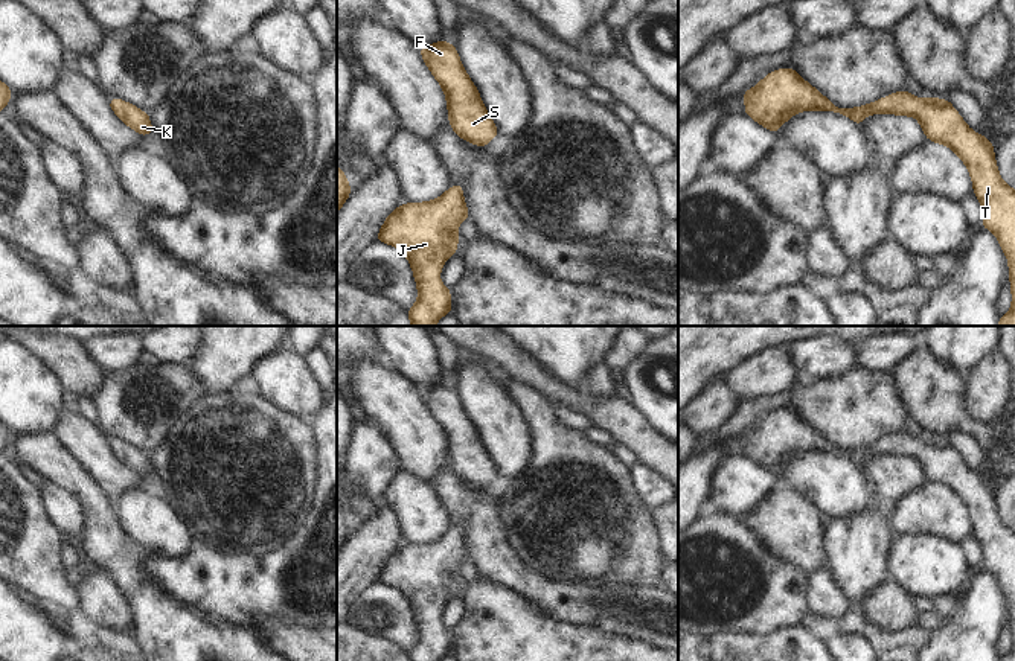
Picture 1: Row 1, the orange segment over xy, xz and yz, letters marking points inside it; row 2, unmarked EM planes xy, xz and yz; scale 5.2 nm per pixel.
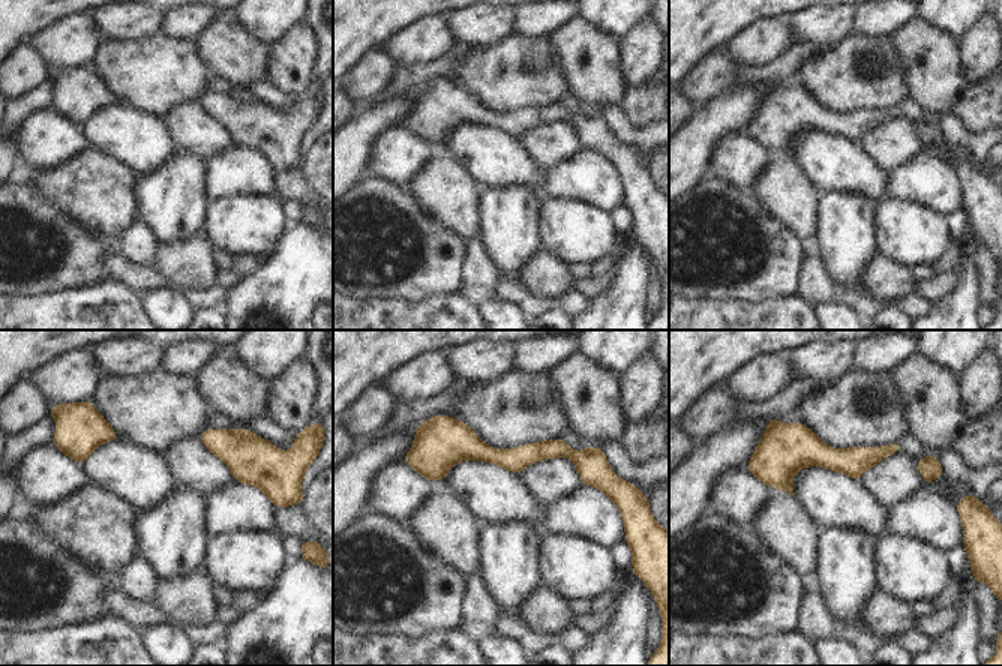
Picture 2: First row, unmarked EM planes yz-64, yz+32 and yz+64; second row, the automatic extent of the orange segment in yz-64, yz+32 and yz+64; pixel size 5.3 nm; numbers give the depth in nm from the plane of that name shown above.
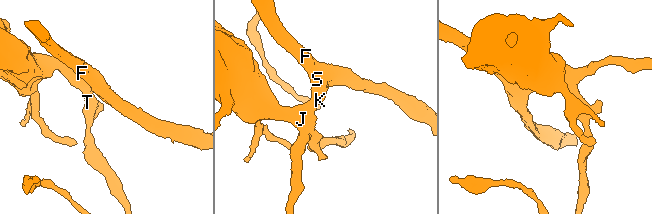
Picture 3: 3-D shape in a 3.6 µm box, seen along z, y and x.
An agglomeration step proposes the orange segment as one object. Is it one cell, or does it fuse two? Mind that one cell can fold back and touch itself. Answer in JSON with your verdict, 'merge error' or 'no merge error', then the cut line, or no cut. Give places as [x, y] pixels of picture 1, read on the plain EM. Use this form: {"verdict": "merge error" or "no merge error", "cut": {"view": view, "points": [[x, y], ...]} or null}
{"verdict": "no merge error", "cut": null}

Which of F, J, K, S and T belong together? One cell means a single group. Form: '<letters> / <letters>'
F J K S T

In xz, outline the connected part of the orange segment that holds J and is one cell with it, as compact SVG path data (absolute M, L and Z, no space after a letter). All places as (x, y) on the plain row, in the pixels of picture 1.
M454 525L428 544L396 548L375 582L399 589L408 600L418 624L418 643L408 650L410 661L439 661L451 653L450 629L439 615L448 597L457 596L457 567L469 560L463 528Z

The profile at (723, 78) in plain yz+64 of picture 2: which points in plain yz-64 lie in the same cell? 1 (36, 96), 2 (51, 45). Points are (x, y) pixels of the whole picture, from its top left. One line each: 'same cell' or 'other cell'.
1: other cell
2: other cell

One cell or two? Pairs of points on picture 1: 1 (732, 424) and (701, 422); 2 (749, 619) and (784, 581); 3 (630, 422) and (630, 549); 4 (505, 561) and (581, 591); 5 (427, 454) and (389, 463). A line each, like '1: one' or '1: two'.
1: two
2: one
3: two
4: one
5: two

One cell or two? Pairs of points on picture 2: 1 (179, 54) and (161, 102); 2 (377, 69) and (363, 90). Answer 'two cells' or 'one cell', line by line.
1: one cell
2: one cell

